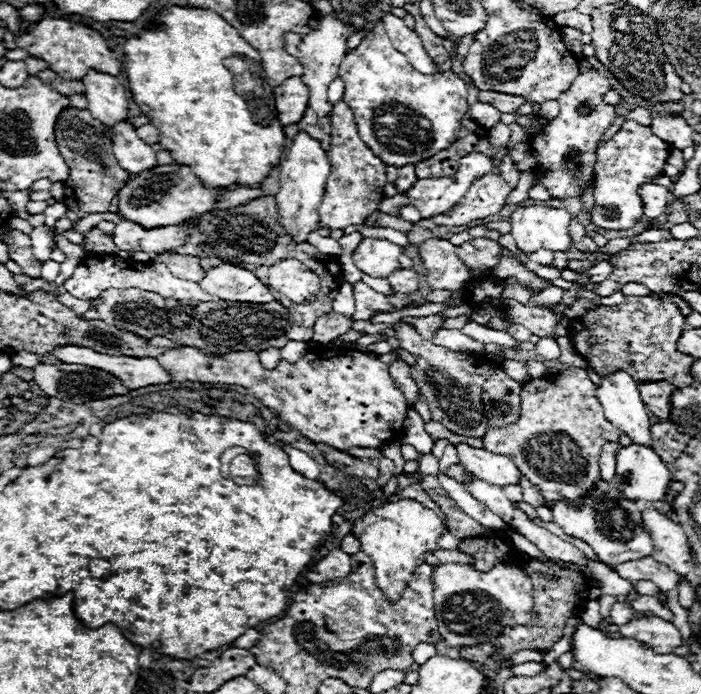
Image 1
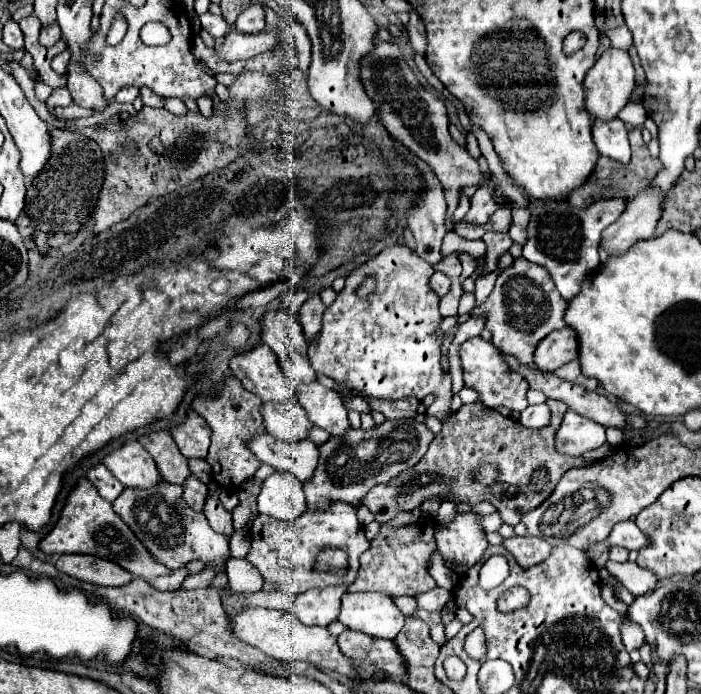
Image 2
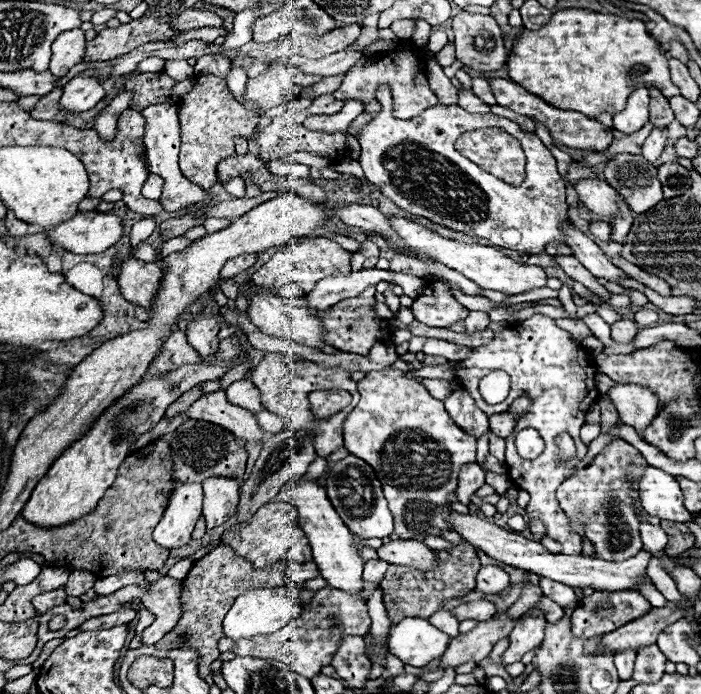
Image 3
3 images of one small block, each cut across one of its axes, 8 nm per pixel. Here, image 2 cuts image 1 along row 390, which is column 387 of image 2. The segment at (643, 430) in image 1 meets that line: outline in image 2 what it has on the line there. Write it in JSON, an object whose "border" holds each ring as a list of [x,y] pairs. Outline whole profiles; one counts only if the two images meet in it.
{"border":[[[380,592],[344,594],[338,620],[350,630],[390,640],[394,640],[404,626],[404,614],[398,610],[392,598]]]}

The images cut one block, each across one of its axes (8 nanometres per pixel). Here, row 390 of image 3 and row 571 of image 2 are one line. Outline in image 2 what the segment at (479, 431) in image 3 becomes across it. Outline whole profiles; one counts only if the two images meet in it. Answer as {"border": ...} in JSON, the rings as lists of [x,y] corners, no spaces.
{"border":[[[460,512],[454,522],[436,530],[438,552],[444,562],[454,564],[458,576],[464,576],[488,548],[484,530],[476,524],[474,512]]]}

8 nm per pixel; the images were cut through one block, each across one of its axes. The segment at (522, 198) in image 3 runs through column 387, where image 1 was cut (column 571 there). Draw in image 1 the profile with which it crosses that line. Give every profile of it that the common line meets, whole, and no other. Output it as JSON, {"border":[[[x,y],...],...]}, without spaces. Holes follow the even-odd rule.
{"border":[[[592,70],[588,74],[580,74],[576,82],[568,88],[568,92],[560,94],[560,114],[552,120],[550,128],[546,128],[544,134],[536,136],[530,142],[530,148],[538,154],[538,164],[534,172],[538,174],[538,180],[550,190],[554,198],[572,198],[580,196],[584,188],[594,178],[594,164],[596,164],[596,150],[600,136],[608,126],[612,126],[617,114],[614,106],[602,102],[602,94],[612,90],[610,82],[600,76],[600,72]],[[582,104],[588,104],[594,108],[590,114],[580,114],[578,108]]]}

